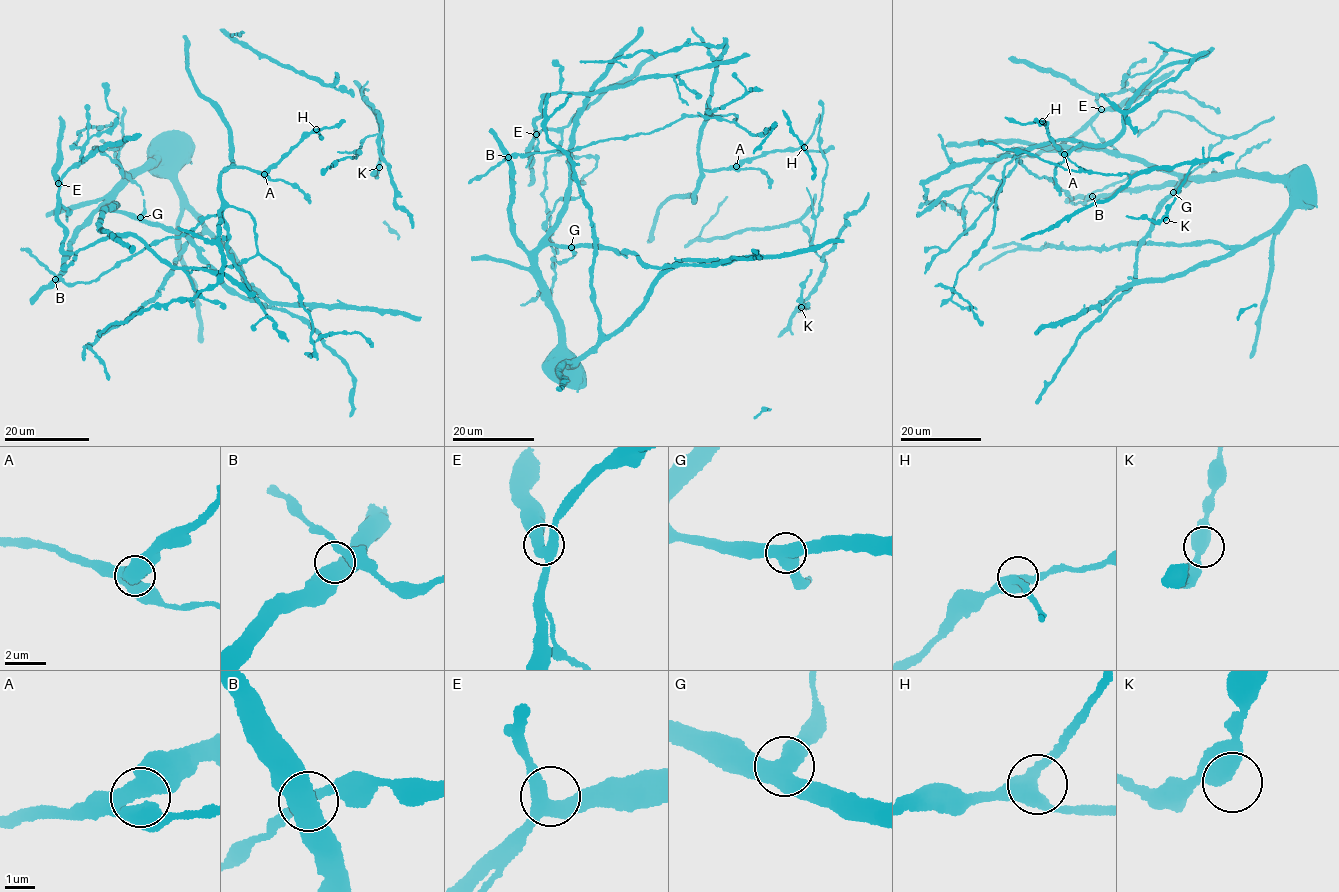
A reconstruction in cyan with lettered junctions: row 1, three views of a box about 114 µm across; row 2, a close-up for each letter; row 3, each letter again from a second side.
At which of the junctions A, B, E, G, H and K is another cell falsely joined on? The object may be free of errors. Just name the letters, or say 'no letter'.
no letter

